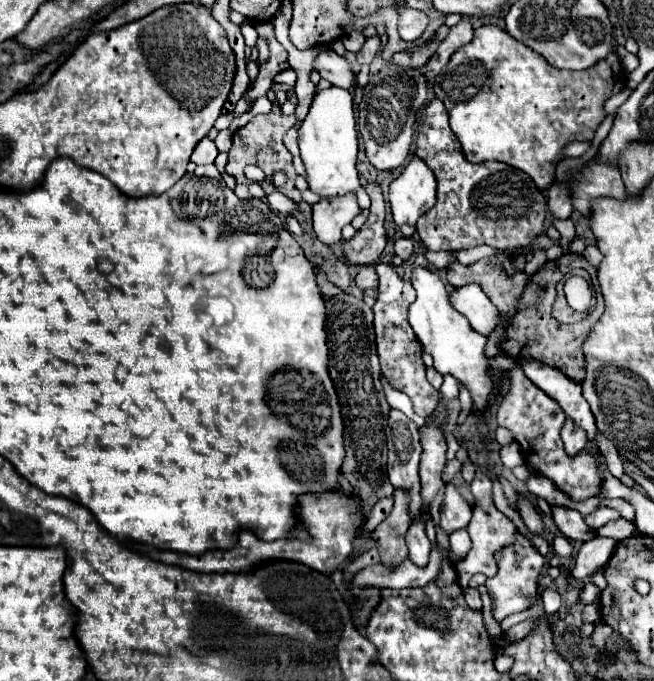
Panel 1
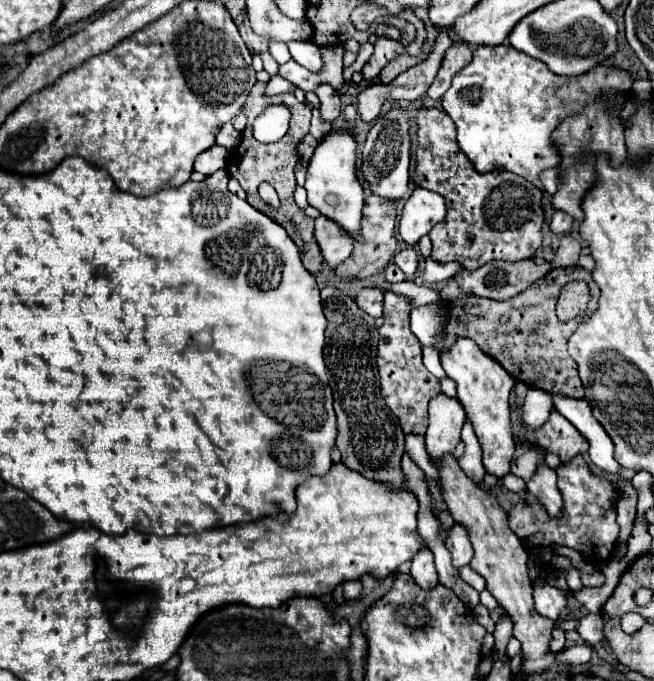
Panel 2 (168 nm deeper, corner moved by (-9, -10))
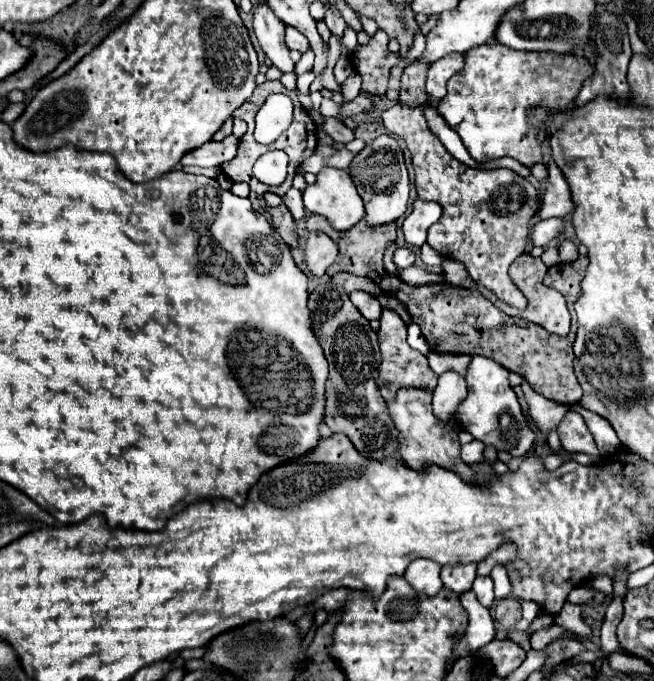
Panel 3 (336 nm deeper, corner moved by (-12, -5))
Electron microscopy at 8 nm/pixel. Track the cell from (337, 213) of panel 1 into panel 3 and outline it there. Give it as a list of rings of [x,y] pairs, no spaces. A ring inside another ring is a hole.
[[[310,233],[302,253],[304,253],[304,265],[308,267],[310,275],[322,277],[326,269],[334,263],[338,245],[330,241],[330,237],[324,233]]]

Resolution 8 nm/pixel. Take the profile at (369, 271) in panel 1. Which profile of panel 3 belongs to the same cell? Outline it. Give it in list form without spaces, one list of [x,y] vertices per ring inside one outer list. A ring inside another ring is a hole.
[[[354,291],[354,293],[350,295],[350,301],[356,305],[356,309],[358,309],[366,319],[378,319],[380,313],[382,313],[380,303],[378,303],[370,293]]]

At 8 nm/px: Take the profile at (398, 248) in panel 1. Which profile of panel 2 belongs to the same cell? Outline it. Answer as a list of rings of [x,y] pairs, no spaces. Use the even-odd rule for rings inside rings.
[[[405,248],[405,250],[401,250],[399,254],[395,254],[393,262],[395,262],[407,276],[413,276],[413,274],[417,272],[417,262],[419,262],[417,250],[415,250],[415,248]]]

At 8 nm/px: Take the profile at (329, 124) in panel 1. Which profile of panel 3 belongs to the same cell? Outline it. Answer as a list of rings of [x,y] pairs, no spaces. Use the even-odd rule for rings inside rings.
[[[332,167],[322,169],[318,173],[316,183],[310,185],[310,187],[306,187],[306,191],[304,191],[304,207],[310,213],[318,213],[318,215],[326,217],[328,223],[336,231],[348,231],[352,225],[356,225],[364,217],[362,199],[358,195],[356,185],[352,183],[348,171],[340,171],[340,169],[332,169]]]

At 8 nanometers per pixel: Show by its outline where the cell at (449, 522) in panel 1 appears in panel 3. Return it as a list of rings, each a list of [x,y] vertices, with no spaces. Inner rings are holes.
[[[476,563],[466,565],[454,565],[454,567],[442,567],[440,579],[446,589],[452,589],[456,595],[462,595],[472,589],[476,577]]]

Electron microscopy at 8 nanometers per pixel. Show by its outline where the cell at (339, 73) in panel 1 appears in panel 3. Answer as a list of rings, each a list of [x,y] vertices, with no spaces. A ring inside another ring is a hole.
[[[286,25],[286,45],[290,49],[298,49],[300,53],[304,53],[308,49],[308,39],[296,27]]]

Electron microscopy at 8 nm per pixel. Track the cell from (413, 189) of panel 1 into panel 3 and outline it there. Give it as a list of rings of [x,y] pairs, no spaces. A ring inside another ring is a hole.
[[[416,199],[412,213],[404,219],[402,231],[406,237],[406,243],[412,247],[422,247],[426,243],[426,231],[430,225],[434,225],[442,215],[442,207],[438,203],[426,203]]]

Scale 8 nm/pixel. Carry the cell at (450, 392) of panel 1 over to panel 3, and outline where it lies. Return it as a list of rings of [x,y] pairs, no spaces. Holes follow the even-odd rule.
[[[470,441],[468,445],[462,445],[462,451],[460,451],[460,457],[464,463],[478,463],[482,461],[482,451],[484,451],[484,445],[482,441]]]

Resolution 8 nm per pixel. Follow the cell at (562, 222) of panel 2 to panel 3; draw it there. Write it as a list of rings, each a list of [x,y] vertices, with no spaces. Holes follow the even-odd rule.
[[[546,219],[546,221],[538,221],[532,227],[530,233],[530,241],[534,247],[546,247],[554,237],[558,237],[562,233],[564,225],[562,219]]]

